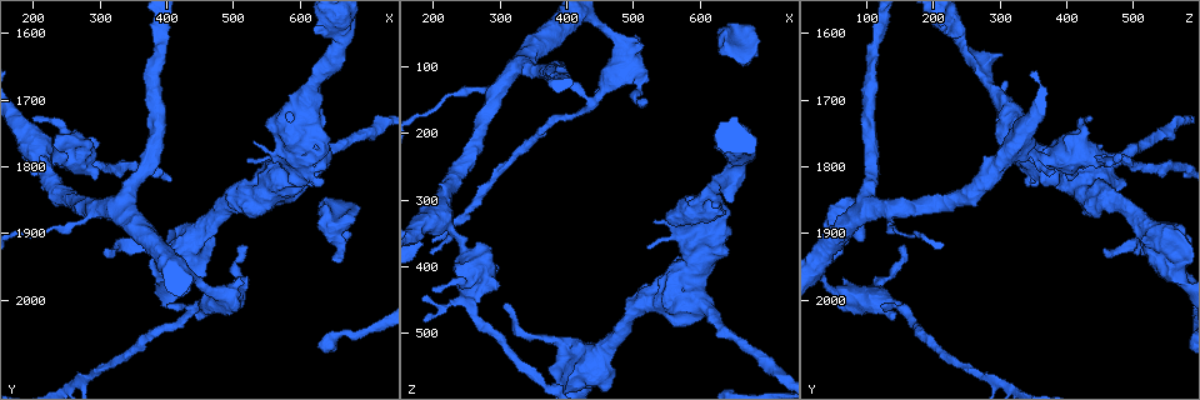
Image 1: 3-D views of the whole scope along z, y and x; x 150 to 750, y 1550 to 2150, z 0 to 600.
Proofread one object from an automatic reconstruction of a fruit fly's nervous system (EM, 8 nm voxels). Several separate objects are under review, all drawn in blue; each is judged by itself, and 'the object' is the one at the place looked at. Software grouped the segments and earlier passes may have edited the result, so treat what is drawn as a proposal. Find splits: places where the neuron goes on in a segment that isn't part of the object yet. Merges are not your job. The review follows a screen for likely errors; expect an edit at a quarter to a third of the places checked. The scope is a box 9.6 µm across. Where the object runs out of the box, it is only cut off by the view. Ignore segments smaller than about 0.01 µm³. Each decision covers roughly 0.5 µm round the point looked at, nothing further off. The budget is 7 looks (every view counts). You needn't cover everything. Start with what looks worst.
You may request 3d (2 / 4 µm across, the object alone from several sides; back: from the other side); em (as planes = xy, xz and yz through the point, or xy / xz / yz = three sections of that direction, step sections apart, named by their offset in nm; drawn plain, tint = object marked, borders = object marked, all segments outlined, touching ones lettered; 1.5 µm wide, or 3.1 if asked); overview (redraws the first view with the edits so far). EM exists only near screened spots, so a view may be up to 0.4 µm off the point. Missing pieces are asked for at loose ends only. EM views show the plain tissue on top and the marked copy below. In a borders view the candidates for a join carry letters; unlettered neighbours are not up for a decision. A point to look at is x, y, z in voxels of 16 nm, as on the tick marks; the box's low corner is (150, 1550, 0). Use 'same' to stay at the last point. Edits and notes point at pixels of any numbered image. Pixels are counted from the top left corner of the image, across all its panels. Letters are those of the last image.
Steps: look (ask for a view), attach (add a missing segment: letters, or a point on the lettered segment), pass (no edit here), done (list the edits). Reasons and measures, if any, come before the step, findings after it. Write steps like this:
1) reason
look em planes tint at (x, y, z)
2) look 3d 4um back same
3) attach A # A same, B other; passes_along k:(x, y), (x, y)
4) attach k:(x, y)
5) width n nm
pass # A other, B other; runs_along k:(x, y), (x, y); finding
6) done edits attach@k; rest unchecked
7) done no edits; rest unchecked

look 3d 4um at (530, 1875, 450)

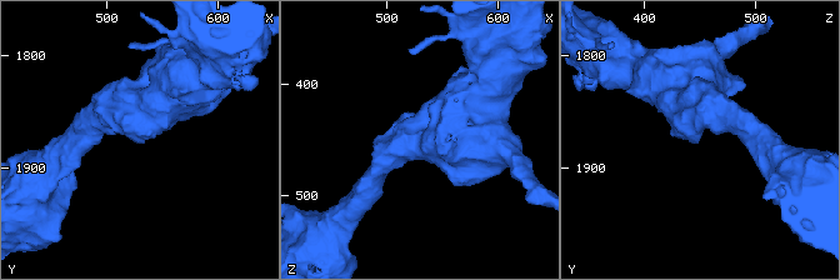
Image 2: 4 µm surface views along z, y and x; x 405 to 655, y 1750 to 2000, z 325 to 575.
shape alone is not enough
look em planes borders at (532, 1876, 448)

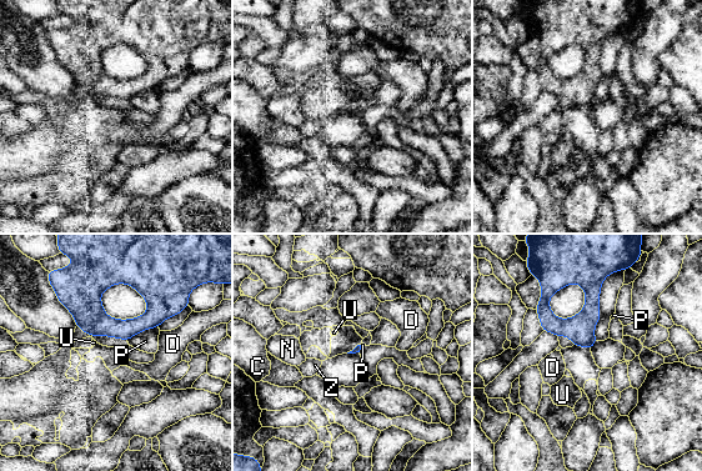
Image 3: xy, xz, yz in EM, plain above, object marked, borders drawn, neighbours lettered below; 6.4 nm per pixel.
pass # C other, D other, N other, P other, U other, Z other; no lettered segment goes on from it

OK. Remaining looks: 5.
branch stops here
look 3d 2um at (635, 1850, 85)

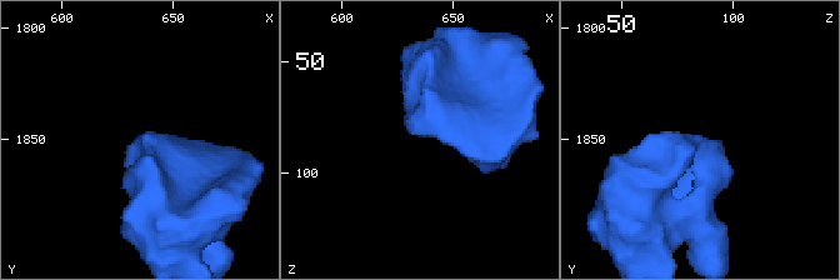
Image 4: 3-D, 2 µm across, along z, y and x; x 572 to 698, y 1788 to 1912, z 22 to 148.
now the EM
look em xz step 4 borders at (635, 1851, 83)

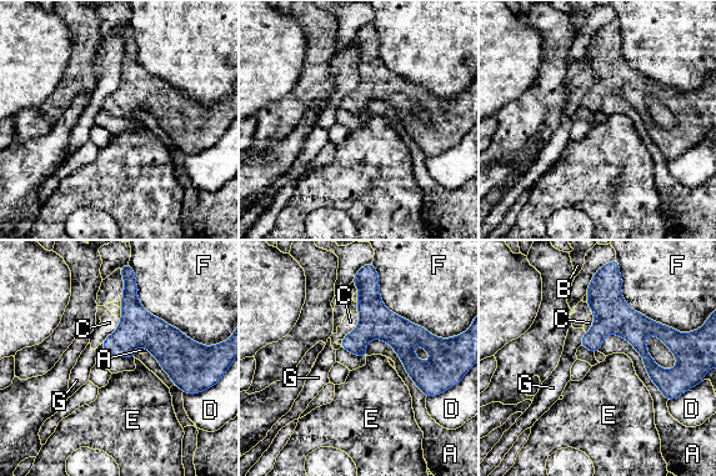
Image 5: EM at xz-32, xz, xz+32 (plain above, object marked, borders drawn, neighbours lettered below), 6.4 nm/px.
look em planes borders same

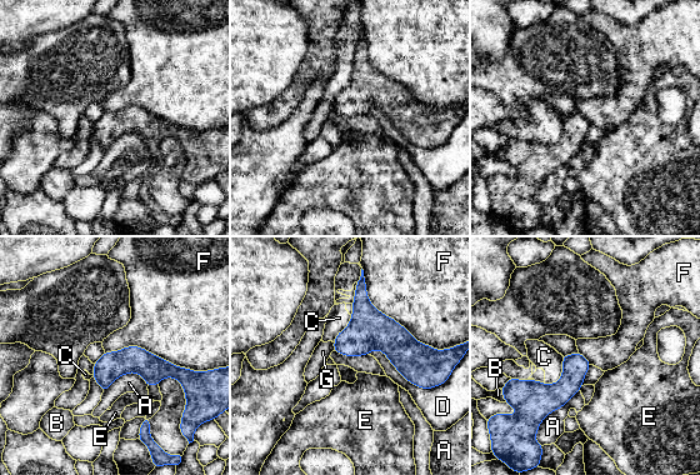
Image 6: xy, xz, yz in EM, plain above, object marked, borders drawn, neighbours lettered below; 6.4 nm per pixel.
pass # A other, B other, C other, D other, E other, F other, G other; border 6:(363, 271), (368, 299), (436, 350); no lettered segment goes on from it

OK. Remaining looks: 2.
done no edits; rest unchecked

